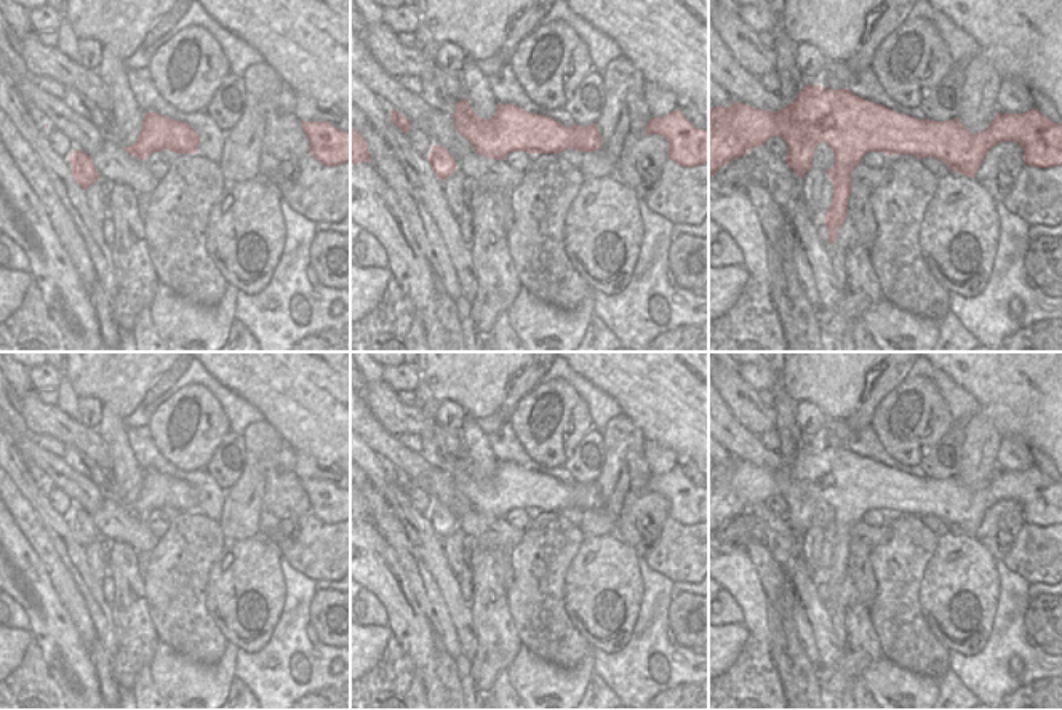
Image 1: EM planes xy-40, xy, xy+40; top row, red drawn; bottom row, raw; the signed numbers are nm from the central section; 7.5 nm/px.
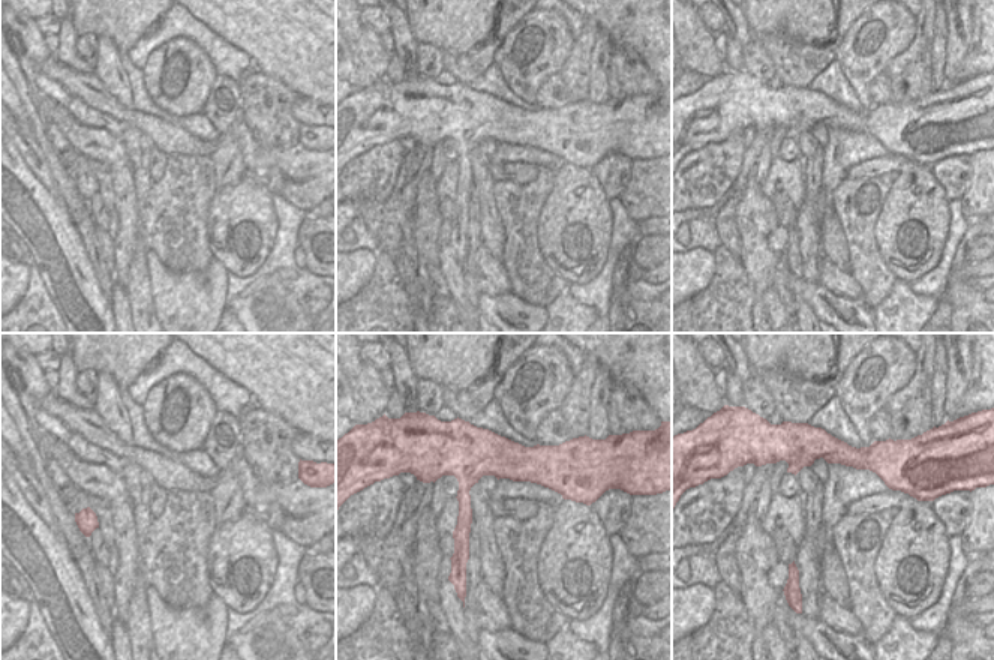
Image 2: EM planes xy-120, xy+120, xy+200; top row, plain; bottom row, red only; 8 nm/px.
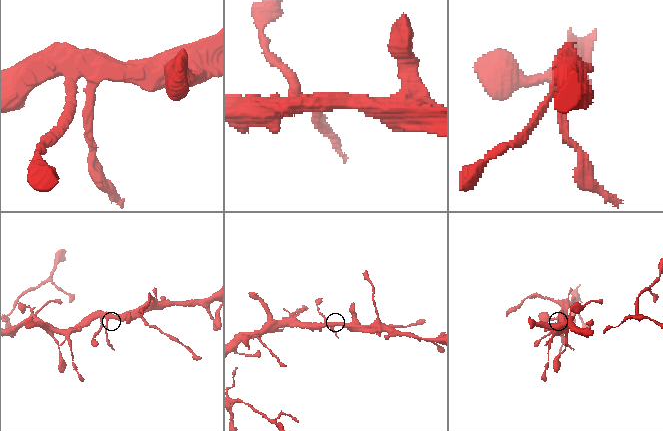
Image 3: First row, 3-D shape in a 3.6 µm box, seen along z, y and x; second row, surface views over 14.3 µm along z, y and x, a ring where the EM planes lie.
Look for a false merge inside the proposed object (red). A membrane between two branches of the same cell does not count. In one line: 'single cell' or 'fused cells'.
single cell

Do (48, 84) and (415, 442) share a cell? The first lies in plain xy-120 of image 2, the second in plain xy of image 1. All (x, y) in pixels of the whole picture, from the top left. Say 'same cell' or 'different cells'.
same cell

